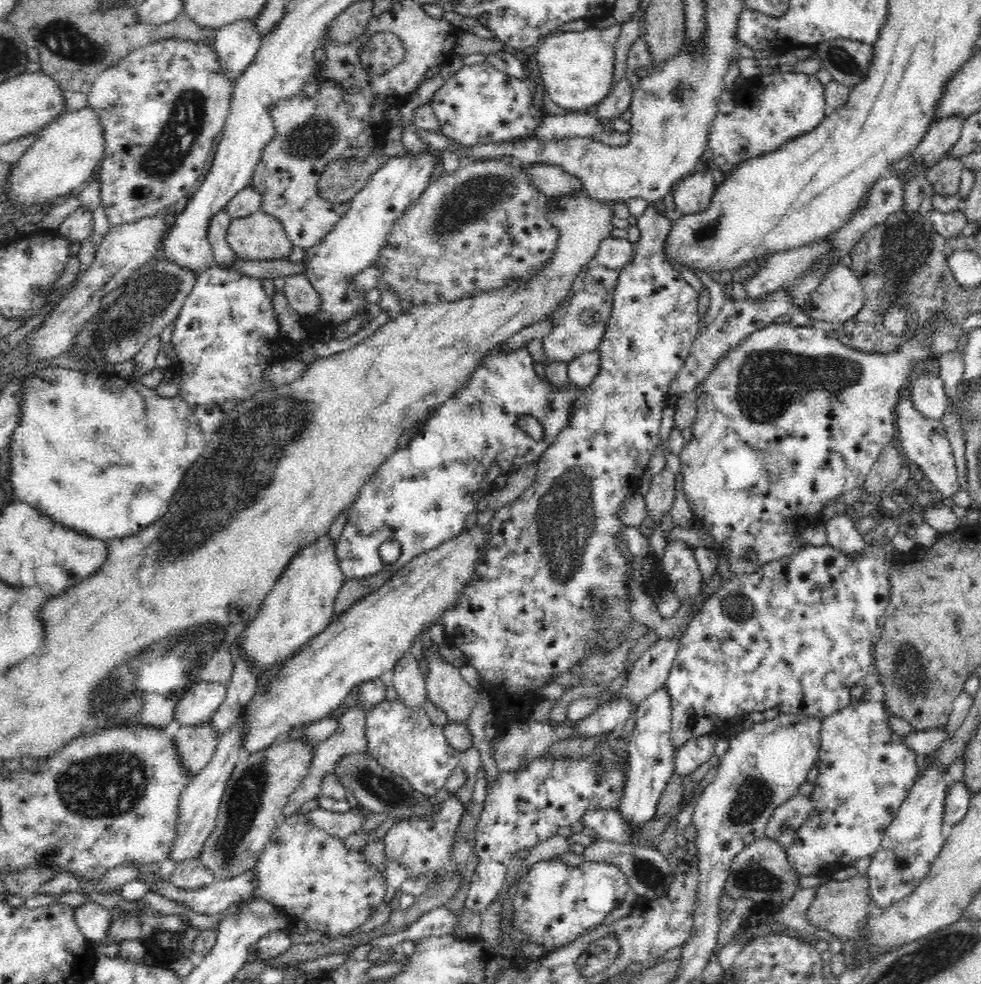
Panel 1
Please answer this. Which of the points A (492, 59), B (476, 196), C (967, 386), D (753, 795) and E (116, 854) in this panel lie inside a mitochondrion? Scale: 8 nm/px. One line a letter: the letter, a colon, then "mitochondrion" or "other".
A: other
B: mitochondrion
C: other
D: mitochondrion
E: other

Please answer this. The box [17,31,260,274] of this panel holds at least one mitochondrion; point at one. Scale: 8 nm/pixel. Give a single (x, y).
(165, 157)

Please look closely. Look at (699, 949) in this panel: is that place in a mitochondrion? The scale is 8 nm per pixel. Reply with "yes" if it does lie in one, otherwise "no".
no

